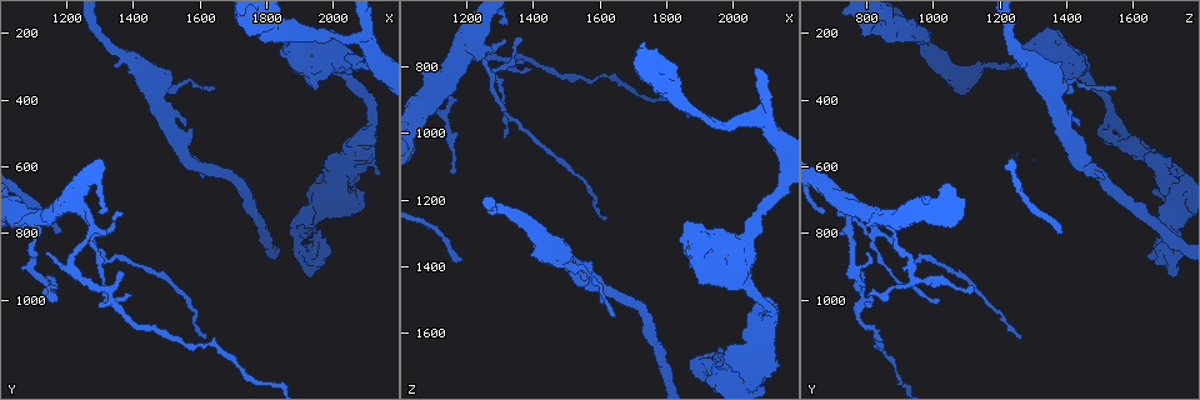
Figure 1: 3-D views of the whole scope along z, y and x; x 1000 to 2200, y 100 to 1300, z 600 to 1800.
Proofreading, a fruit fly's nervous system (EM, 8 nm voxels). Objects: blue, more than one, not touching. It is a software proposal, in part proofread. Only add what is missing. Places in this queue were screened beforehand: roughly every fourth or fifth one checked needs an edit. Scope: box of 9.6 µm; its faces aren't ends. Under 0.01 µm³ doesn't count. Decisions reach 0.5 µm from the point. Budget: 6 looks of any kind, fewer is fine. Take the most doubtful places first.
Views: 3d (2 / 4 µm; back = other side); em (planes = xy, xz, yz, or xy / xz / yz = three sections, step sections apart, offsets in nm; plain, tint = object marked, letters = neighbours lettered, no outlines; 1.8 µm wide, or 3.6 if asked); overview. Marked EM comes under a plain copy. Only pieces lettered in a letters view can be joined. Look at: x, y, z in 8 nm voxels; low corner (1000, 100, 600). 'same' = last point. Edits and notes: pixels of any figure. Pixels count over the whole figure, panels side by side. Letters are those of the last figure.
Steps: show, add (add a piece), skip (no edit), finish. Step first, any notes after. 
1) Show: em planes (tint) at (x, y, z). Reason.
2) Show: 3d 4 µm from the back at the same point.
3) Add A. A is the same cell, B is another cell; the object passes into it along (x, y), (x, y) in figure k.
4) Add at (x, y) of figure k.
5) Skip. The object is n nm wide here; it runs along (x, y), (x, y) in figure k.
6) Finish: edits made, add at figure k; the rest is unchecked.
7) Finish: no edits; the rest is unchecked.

Show: em planes (tint) at (1190, 790, 1380). Long arm stops here.

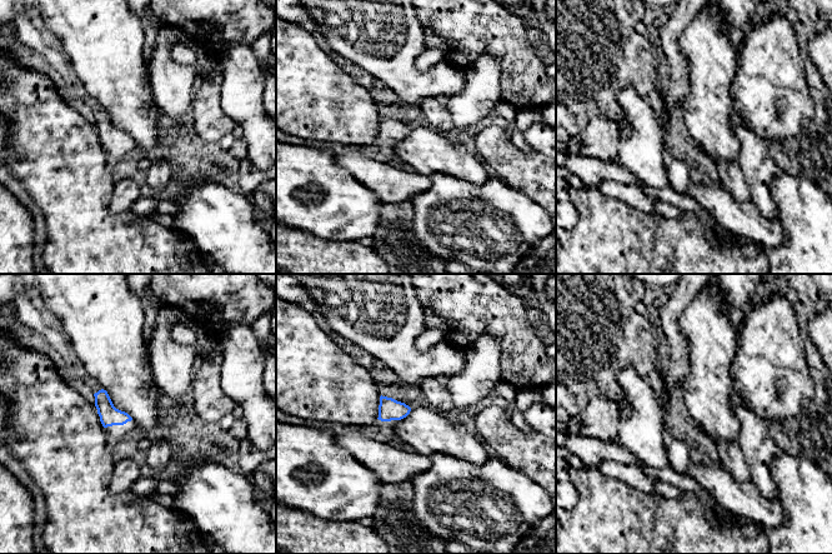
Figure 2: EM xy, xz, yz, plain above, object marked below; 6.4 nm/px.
Show: em planes (letters) at the same point.

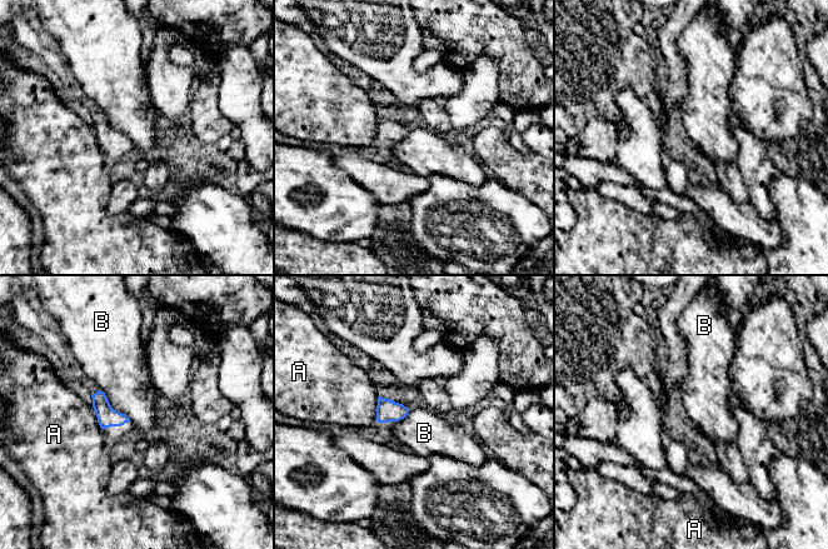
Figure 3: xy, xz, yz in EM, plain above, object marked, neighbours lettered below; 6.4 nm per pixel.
Skip. A and B are other cells; a border runs along (100, 389), (109, 404), (130, 420) in figure 3; none of them fits.

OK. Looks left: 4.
Show: 3d 4 µm from the back at (1620, 1120, 1260).

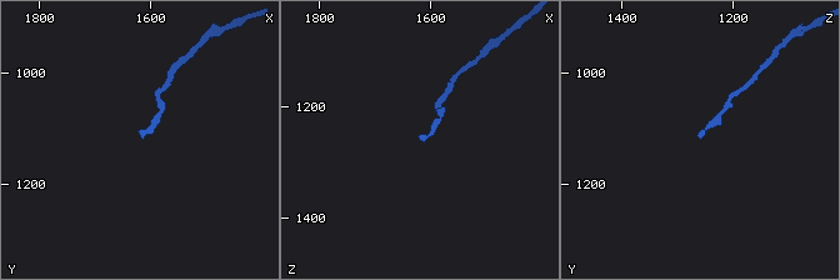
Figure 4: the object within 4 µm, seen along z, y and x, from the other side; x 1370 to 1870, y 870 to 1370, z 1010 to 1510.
Show: em xy step 16 (letters) at (1610, 1120, 1265). Now the EM.

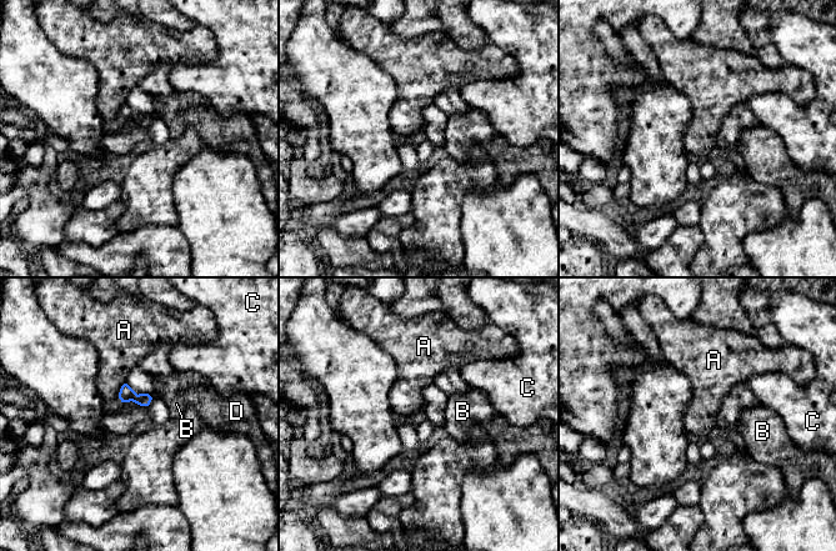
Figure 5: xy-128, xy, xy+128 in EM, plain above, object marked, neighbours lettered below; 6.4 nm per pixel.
Show: em planes (letters) at the same point.

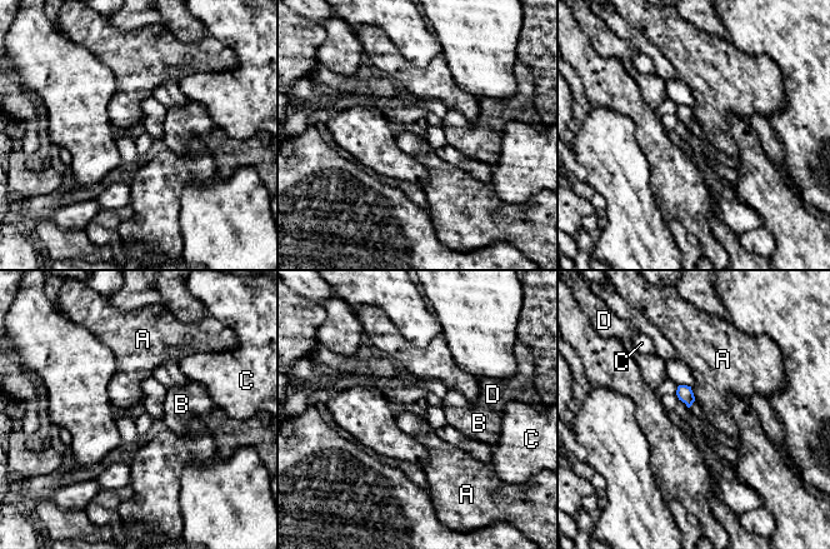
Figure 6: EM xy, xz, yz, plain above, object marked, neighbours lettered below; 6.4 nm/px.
Skip. The object is 100 nm wide here; A, B, C and D are other cells; no lettered piece goes on from it.

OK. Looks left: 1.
Show: em 3.6 µm planes (letters) at (1320, 800, 730). Free end.

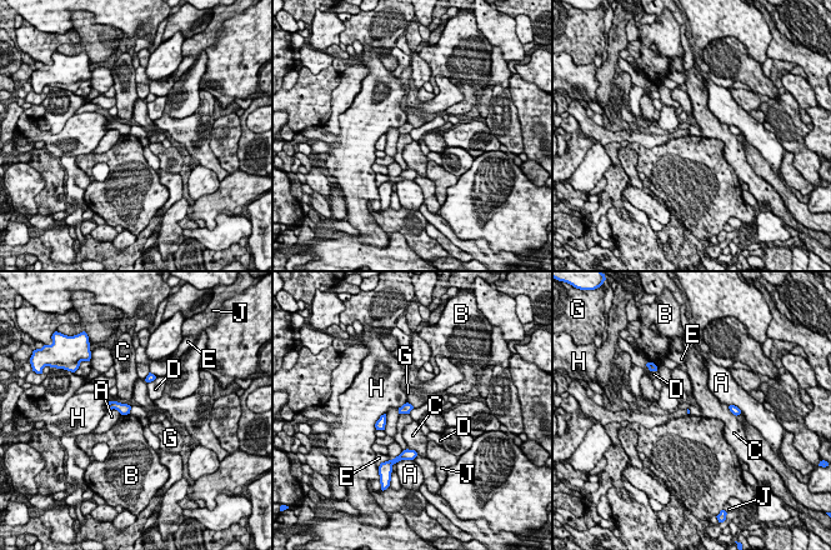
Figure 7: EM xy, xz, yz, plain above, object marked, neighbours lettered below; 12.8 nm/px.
Skip. A, B, C, D, E, G, H and J are other cells; a border runs along (408, 401), (414, 406) in figure 7; none of them fits.

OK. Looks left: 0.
Finish: no edits; the rest is unchecked.

